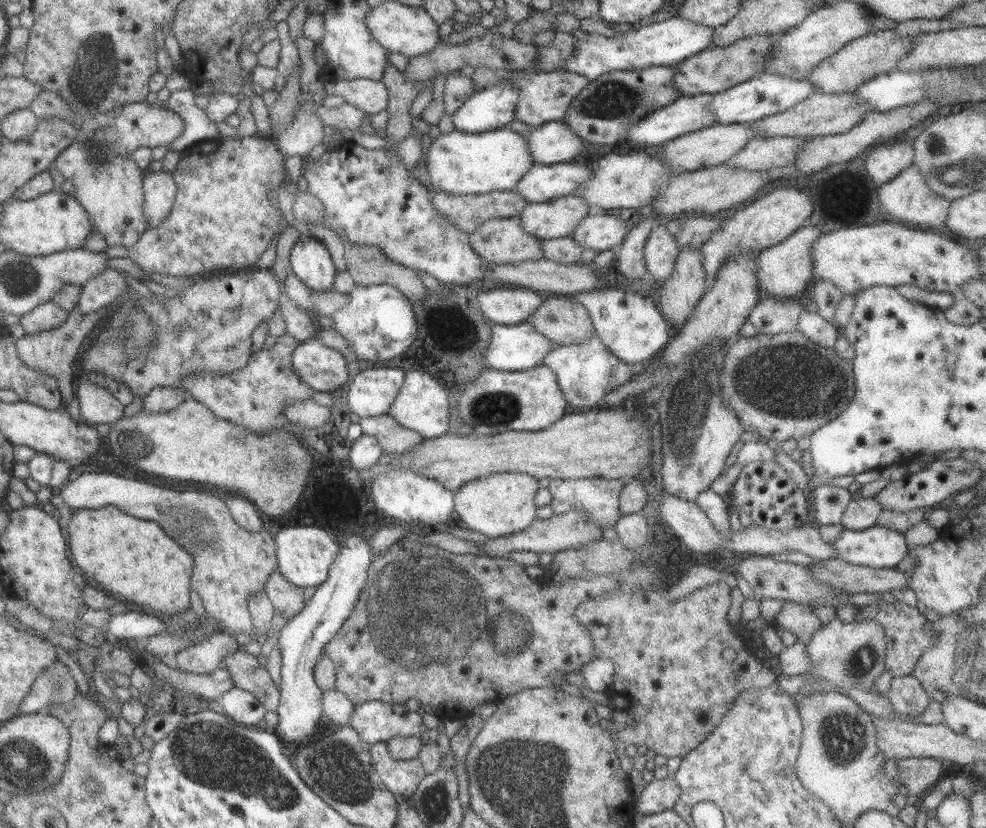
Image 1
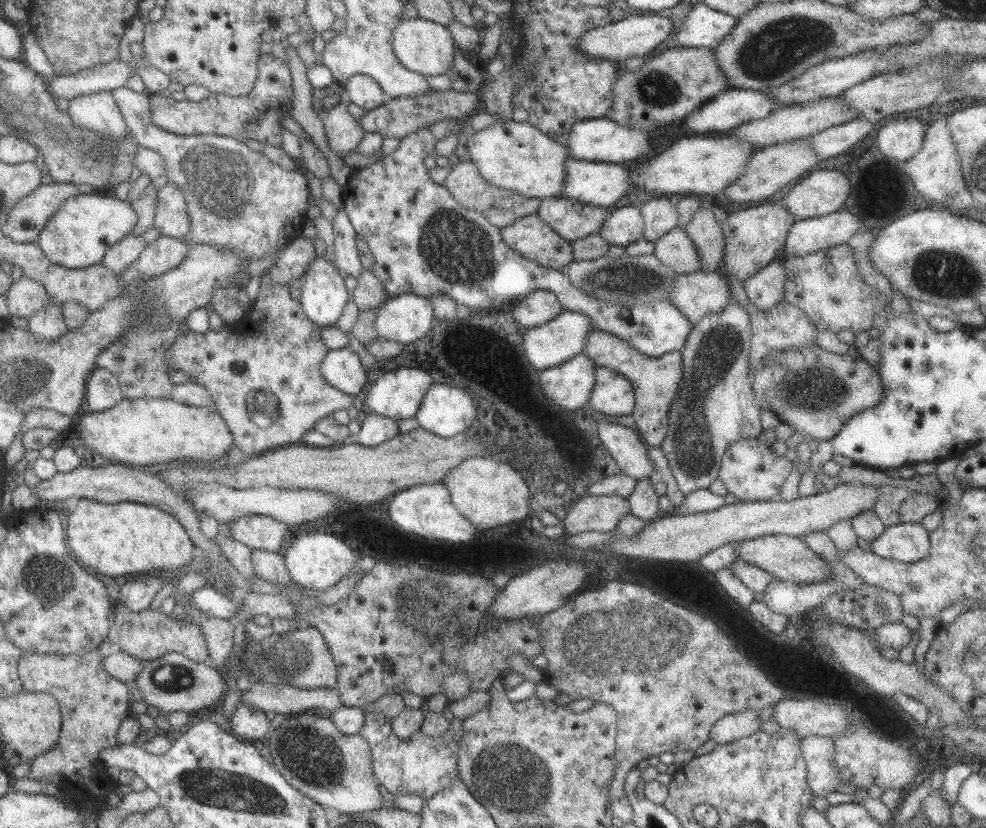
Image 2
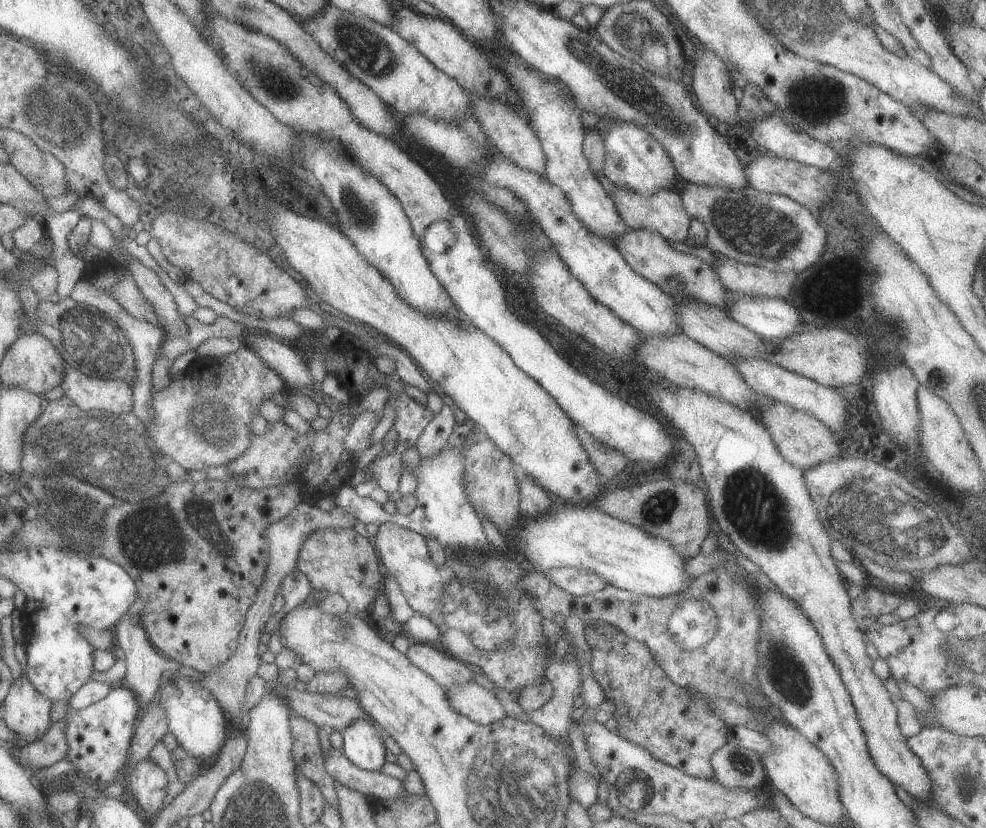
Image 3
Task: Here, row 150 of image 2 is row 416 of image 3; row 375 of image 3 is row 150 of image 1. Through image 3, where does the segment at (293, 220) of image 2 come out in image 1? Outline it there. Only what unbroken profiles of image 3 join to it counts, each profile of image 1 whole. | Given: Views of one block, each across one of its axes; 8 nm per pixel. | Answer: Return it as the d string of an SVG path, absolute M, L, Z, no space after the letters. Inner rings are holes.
M247 136L244 139L231 137L211 139L210 141L201 141L197 144L190 145L183 151L180 157L180 162L177 167L172 171L172 178L176 183L177 190L175 191L174 202L171 203L171 210L167 215L167 218L161 221L158 228L147 228L142 232L142 236L134 243L129 249L126 250L125 256L131 261L135 262L140 268L144 268L146 271L151 271L159 274L166 274L169 276L184 276L195 277L211 275L219 272L237 272L241 269L253 269L256 267L256 262L259 260L261 254L265 252L267 247L271 243L271 237L276 232L279 232L280 218L282 214L268 199L268 192L270 190L283 189L283 187L289 182L284 162L286 157L281 155L277 148L274 146L274 142L265 140L261 137Z

